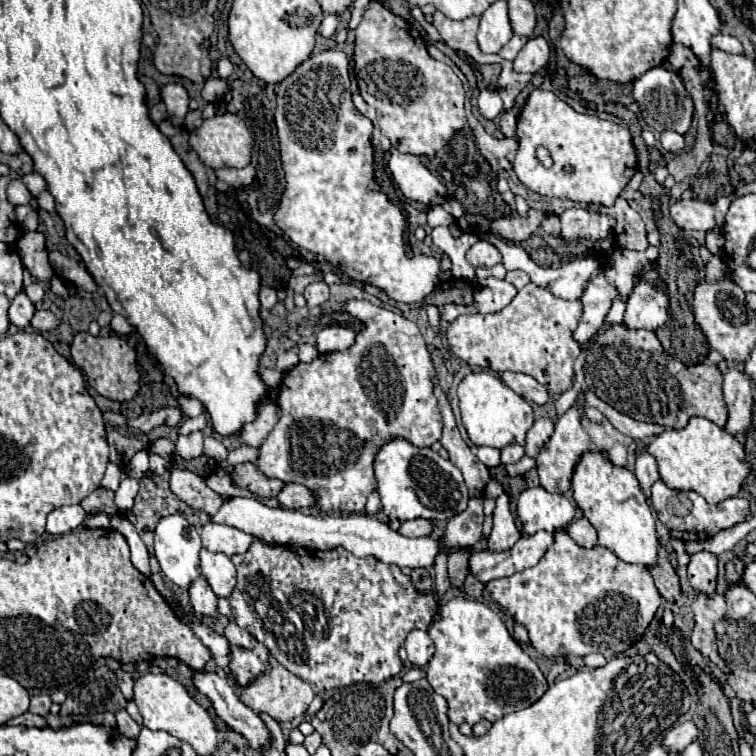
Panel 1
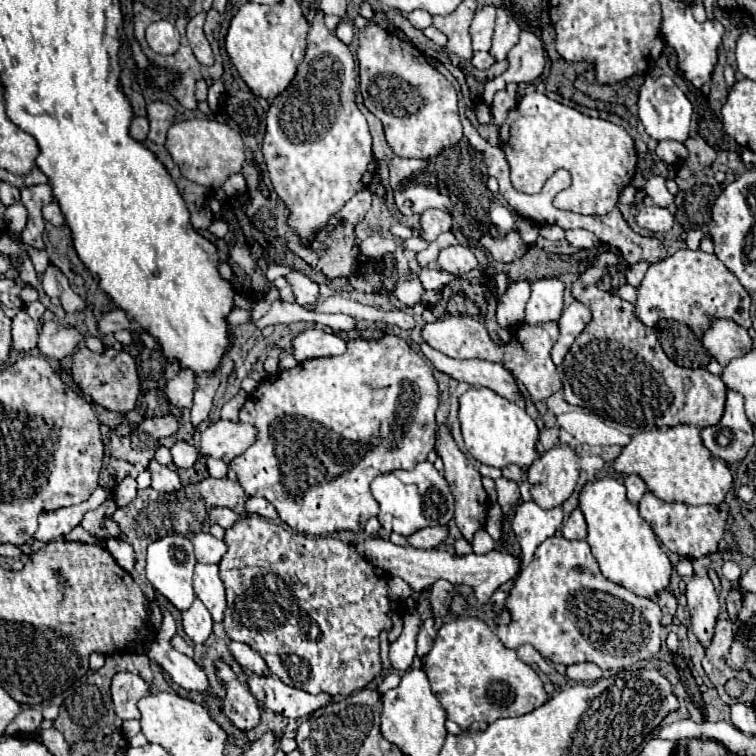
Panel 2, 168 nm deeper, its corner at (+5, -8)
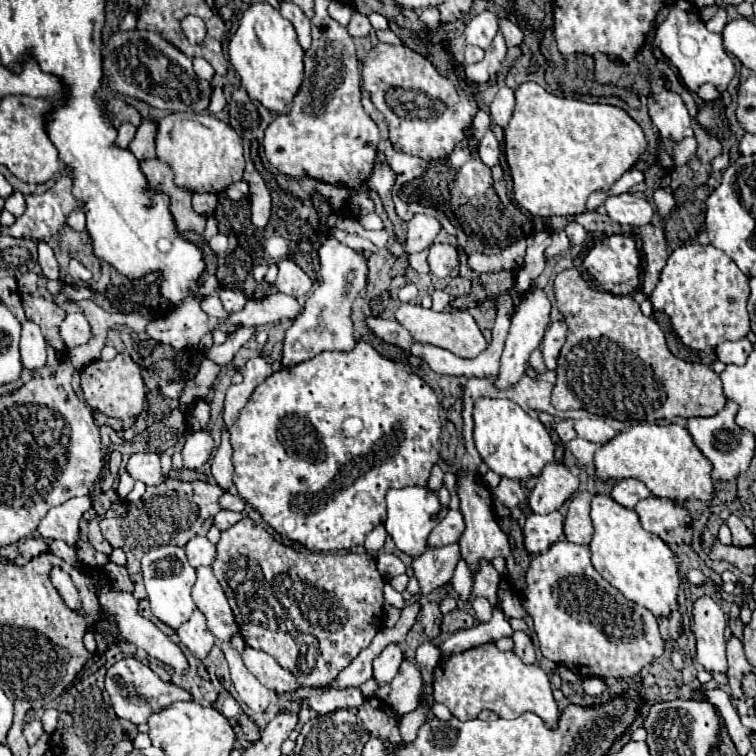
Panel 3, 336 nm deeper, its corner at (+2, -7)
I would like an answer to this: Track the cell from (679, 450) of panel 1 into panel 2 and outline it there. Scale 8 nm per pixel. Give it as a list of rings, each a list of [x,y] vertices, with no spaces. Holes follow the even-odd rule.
[[[683,424],[665,430],[641,432],[631,438],[631,444],[623,448],[615,460],[615,470],[621,474],[639,474],[647,488],[665,502],[687,502],[693,506],[721,504],[733,486],[733,474],[729,464],[713,456],[703,440],[701,430],[693,424]]]

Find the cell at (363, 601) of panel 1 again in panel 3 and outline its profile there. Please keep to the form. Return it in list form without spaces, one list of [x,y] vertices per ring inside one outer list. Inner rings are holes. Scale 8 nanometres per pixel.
[[[244,517],[236,523],[236,527],[222,531],[220,541],[216,543],[216,559],[212,563],[212,571],[218,577],[230,607],[234,609],[238,627],[244,631],[244,641],[254,649],[270,653],[284,669],[298,677],[302,687],[318,687],[334,681],[334,677],[372,643],[380,629],[384,595],[382,575],[376,569],[376,559],[368,553],[312,553],[292,543],[276,541],[276,537],[266,529],[262,535],[262,531],[254,531],[258,527],[250,525],[258,523]]]

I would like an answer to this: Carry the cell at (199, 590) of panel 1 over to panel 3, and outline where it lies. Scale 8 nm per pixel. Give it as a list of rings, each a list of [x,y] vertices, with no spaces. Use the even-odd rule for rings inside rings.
[[[198,609],[192,613],[192,617],[176,631],[180,643],[200,661],[204,661],[214,647],[214,635],[206,629],[206,617],[198,613]]]

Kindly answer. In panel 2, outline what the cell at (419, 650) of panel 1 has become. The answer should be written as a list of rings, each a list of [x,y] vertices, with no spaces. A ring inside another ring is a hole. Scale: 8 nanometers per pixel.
[[[417,606],[407,608],[405,612],[405,626],[401,636],[397,638],[397,642],[393,642],[389,646],[389,658],[395,670],[399,672],[407,672],[413,664],[415,654],[415,644],[417,644],[417,632],[419,632],[419,624],[421,624],[421,616],[417,612]]]

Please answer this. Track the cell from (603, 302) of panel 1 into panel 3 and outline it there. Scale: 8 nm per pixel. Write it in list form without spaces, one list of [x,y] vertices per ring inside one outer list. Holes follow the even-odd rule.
[[[564,321],[552,323],[550,329],[544,333],[544,339],[540,343],[546,369],[556,369],[556,359],[558,359],[558,353],[562,349],[564,341],[566,341],[566,325],[564,325]]]

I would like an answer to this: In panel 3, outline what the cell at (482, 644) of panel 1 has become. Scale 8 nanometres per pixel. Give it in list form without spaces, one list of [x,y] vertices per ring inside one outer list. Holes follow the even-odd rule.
[[[494,643],[442,659],[434,671],[434,699],[444,703],[460,721],[478,717],[484,709],[490,709],[504,719],[516,719],[522,713],[532,711],[546,723],[548,729],[556,729],[560,719],[548,675],[538,665],[522,663],[522,659],[514,653],[502,653]]]

